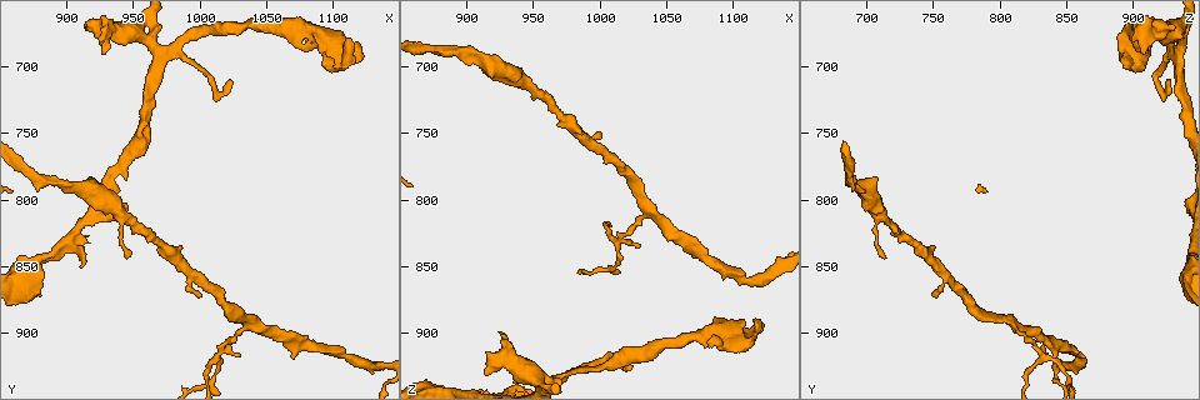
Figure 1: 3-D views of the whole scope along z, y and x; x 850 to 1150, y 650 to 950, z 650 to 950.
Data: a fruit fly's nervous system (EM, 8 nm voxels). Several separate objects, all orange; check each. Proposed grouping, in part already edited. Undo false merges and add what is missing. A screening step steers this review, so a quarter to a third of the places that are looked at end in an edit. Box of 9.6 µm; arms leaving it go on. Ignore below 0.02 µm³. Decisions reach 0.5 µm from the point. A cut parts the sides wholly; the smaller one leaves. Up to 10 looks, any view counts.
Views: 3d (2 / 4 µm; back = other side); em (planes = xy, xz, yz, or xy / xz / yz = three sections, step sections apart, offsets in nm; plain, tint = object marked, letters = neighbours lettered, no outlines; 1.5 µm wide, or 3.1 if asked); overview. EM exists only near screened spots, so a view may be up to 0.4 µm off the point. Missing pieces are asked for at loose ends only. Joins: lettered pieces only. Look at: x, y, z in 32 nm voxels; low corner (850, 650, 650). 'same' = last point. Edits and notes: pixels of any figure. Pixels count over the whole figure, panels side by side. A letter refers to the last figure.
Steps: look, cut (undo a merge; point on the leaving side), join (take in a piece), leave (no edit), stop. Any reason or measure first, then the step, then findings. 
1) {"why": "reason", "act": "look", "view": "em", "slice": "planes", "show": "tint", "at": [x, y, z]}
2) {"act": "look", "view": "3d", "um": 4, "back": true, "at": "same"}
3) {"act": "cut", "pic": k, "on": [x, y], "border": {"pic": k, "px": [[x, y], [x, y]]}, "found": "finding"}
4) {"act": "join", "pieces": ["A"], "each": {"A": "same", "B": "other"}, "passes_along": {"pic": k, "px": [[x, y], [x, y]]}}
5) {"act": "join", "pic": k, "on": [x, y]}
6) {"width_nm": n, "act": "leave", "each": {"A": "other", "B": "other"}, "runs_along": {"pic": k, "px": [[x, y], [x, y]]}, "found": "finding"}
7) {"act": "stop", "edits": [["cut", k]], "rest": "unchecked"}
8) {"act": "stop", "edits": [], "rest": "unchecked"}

{"why": "four or more arms meet", "act": "look", "view": "em", "slice": "planes", "show": "tint", "at": [972, 696, 934]}

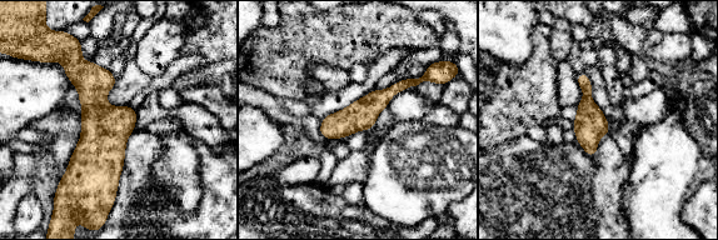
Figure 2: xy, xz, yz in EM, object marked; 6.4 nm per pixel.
{"act": "look", "view": "em", "slice": "planes", "show": "letters", "at": "same"}

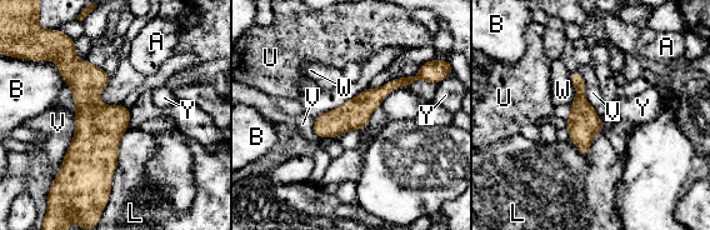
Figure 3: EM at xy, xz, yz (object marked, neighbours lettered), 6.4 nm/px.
{"width_nm": 190, "act": "leave", "each": {"A": "other", "B": "other", "L": "other", "U": "other", "V": "other", "W": "other", "Y": "other"}, "runs_along": {"pic": 3, "px": [[84, 63], [98, 205]]}, "found": "continuous, no second neuron"}

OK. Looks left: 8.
{"why": "stops while still wide", "act": "look", "view": "em", "slice": "planes", "show": "letters", "at": [914, 668, 930]}

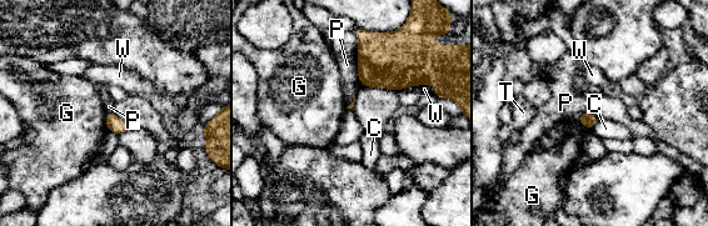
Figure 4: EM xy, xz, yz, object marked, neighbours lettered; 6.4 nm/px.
{"longest_contact_nm": ["T", 140], "act": "leave", "each": {"C": "other", "G": "other", "P": "other", "T": "other", "W": "other"}, "border": {"pic": 4, "px": [[589, 110], [577, 115]]}, "found": "no lettered piece goes on from it"}

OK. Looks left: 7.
{"why": "branch stops here", "act": "look", "view": "3d", "um": 4, "at": [944, 846, 714]}

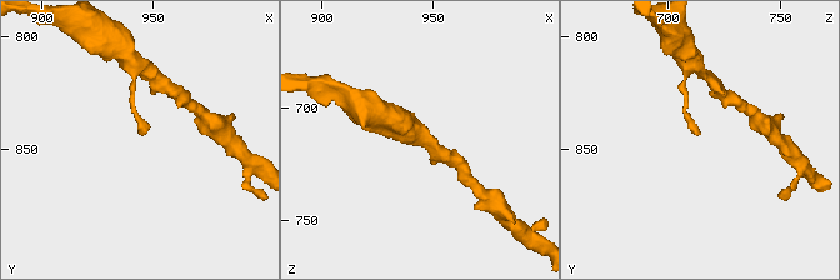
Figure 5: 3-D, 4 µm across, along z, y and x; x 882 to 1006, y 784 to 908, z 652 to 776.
{"act": "look", "view": "em", "slice": "planes", "show": "letters", "at": [945, 844, 713]}

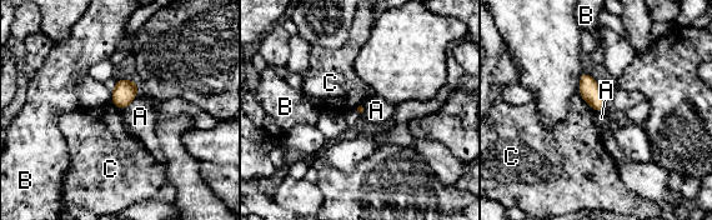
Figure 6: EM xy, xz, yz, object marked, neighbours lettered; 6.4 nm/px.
{"act": "leave", "each": {"A": "other", "B": "other", "C": "other"}, "border": {"pic": 6, "px": [[139, 91], [124, 110]]}, "found": "no lettered piece goes on from it"}

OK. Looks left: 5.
{"why": "a narrow waist", "act": "look", "view": "em", "slice": "planes", "show": "tint", "at": [1110, 916, 862]}

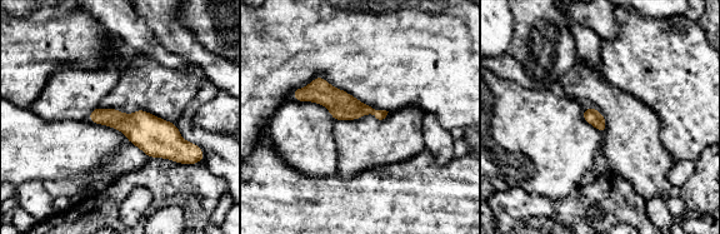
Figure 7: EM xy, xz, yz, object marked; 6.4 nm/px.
{"why": "what lies round it", "act": "look", "view": "em", "slice": "planes", "show": "letters", "at": "same"}

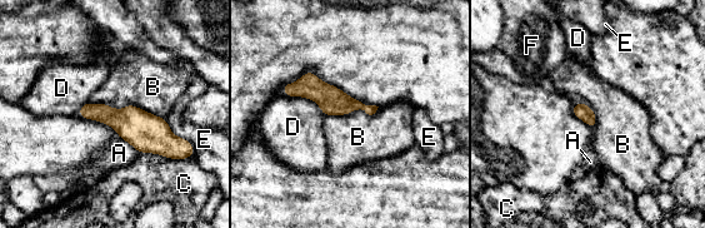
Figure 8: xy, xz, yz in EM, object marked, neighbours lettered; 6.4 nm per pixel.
{"act": "leave", "each": {"A": "other", "B": "other", "C": "other", "D": "other", "E": "other", "F": "other"}, "border": {"pic": 8, "px": [[88, 102], [165, 119]]}, "found": "all the same neuron"}

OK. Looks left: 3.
{"act": "stop", "edits": [], "rest": "unchecked"}

